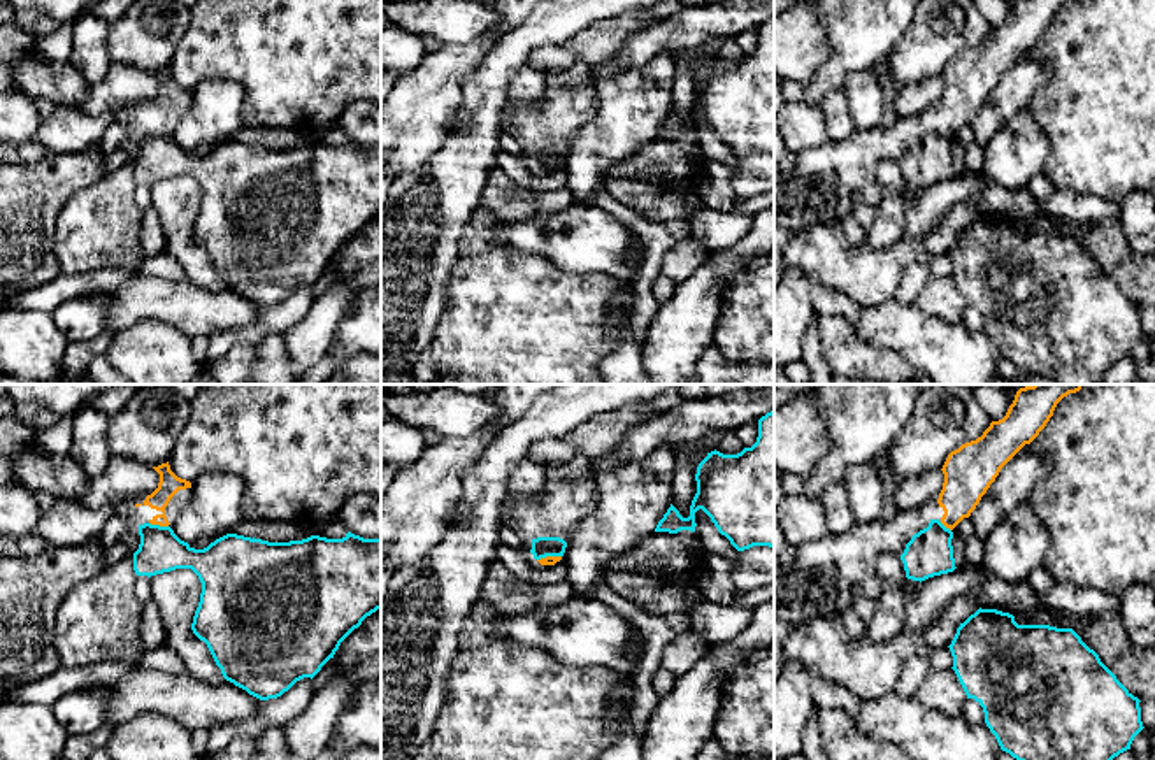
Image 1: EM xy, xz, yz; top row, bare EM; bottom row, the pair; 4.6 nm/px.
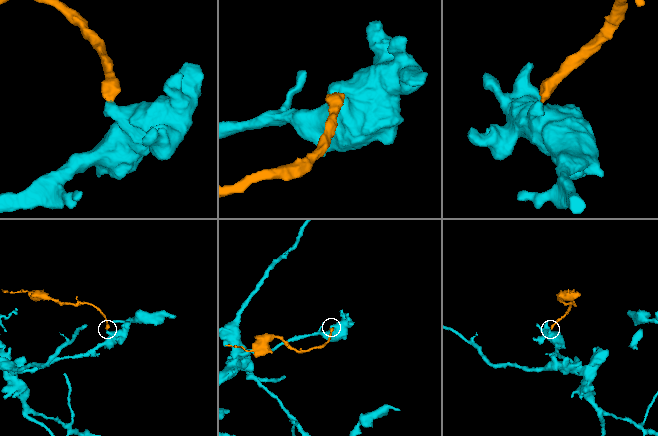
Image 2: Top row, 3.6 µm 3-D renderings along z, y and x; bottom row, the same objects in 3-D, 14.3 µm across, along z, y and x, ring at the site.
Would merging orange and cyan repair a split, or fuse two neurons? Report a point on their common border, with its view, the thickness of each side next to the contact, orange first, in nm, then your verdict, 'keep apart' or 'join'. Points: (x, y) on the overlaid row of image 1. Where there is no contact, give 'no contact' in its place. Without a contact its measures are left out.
xy (158, 523) | 100/200 nm | keep apart

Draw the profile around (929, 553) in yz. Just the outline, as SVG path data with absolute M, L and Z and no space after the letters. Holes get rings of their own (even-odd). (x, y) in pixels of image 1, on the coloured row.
M930 520L927 528L911 537L900 555L906 577L922 583L929 577L953 572L957 567L951 539L953 532L950 528L939 520Z

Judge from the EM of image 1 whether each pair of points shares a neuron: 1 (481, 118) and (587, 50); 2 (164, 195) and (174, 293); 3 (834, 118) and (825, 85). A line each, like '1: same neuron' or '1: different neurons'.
1: different neurons
2: different neurons
3: different neurons

